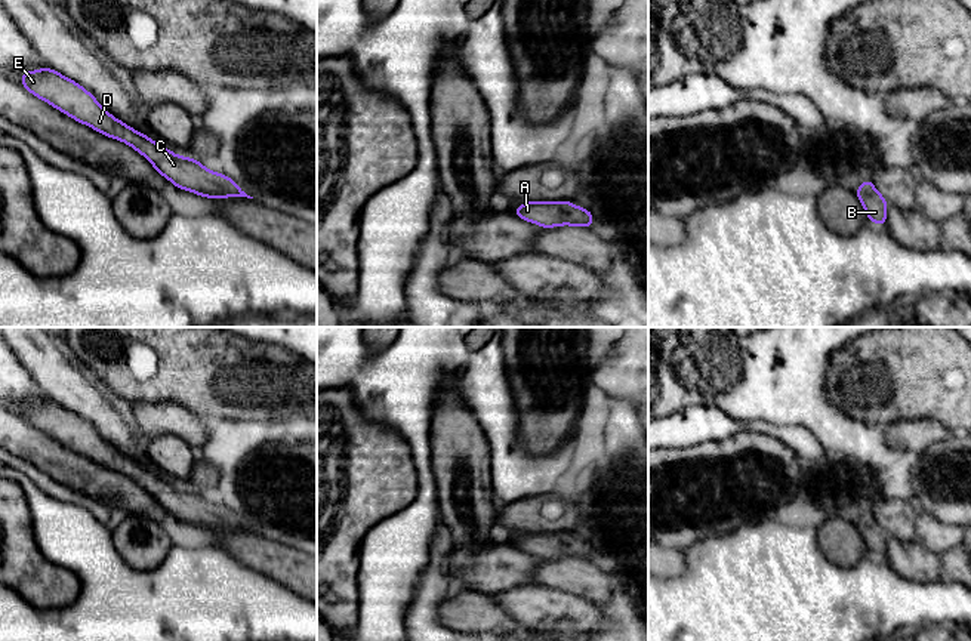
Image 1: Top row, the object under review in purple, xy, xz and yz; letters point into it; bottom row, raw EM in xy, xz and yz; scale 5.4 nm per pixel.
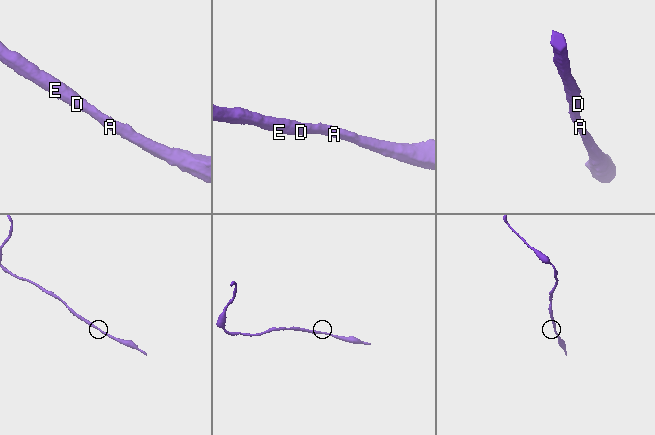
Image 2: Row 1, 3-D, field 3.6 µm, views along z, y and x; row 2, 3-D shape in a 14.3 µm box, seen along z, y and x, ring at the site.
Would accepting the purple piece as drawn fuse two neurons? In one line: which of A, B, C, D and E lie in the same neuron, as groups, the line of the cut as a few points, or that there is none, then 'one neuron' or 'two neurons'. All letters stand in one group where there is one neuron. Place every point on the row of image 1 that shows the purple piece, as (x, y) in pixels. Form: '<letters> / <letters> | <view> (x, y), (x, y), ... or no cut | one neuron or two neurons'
A B C D E | no cut | one neuron

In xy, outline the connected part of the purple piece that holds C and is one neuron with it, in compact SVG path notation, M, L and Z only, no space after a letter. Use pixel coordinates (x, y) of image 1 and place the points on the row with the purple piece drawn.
M43 67L37 71L25 71L21 75L21 83L34 96L50 104L75 121L130 145L142 154L161 176L181 189L206 198L253 198L226 175L206 169L198 160L173 154L147 135L112 117L92 93L55 70Z

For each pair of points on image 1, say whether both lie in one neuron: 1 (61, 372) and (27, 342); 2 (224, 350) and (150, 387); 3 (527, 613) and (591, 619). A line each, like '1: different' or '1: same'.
1: same
2: same
3: same

